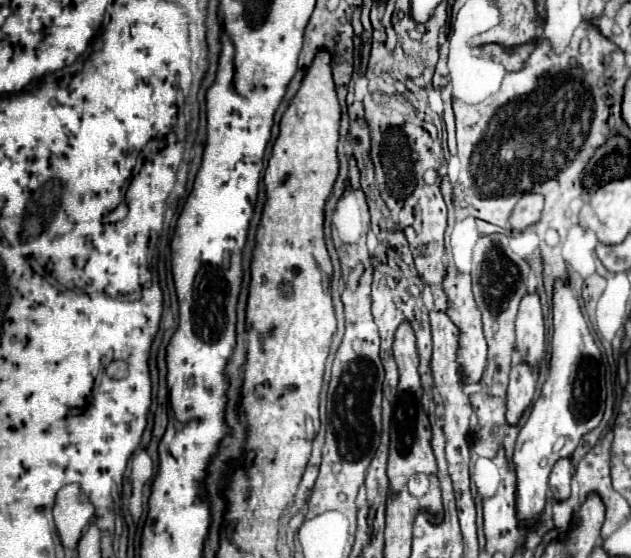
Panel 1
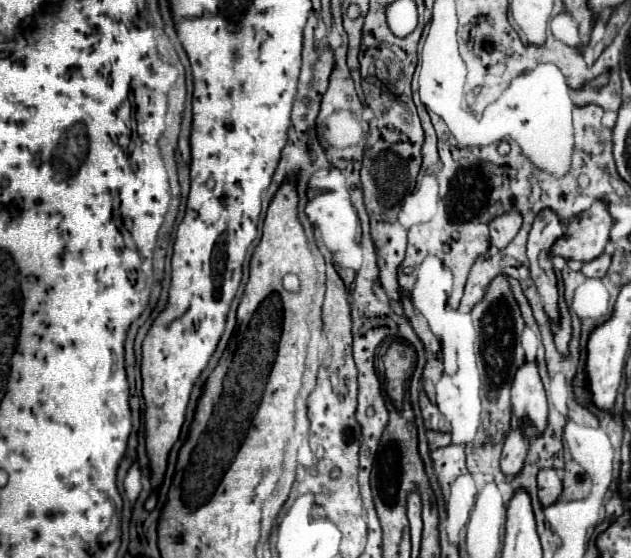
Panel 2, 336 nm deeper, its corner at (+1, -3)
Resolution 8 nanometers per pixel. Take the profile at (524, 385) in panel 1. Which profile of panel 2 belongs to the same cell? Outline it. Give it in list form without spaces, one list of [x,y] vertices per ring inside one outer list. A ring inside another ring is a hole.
[[[513,429],[509,431],[507,439],[505,439],[505,447],[503,447],[503,457],[501,457],[501,471],[503,475],[519,475],[525,463],[525,455],[527,455],[527,447],[529,443],[525,441],[521,429]]]

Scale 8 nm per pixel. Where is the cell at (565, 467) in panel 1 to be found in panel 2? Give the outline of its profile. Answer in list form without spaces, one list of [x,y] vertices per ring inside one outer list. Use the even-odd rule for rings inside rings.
[[[541,469],[537,473],[537,487],[539,487],[539,501],[543,507],[547,507],[559,499],[563,491],[563,481],[555,469]]]

